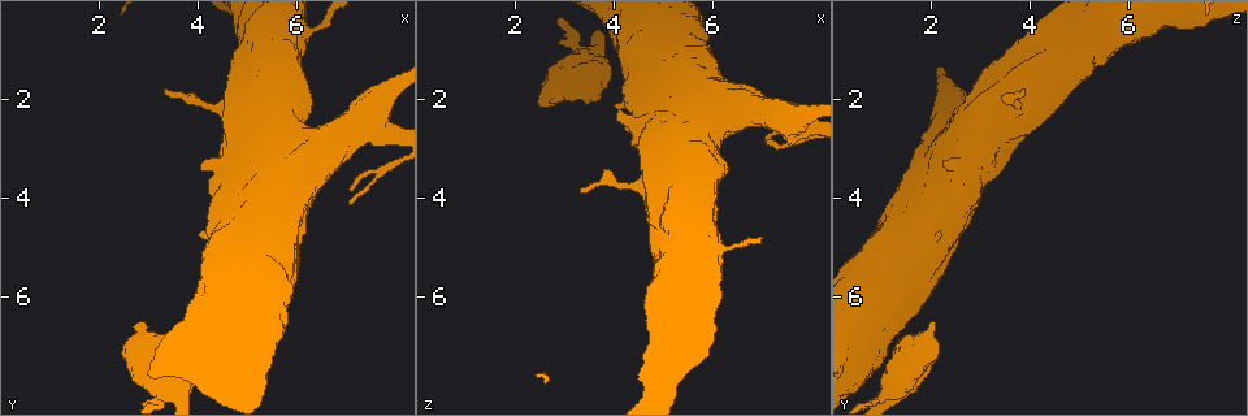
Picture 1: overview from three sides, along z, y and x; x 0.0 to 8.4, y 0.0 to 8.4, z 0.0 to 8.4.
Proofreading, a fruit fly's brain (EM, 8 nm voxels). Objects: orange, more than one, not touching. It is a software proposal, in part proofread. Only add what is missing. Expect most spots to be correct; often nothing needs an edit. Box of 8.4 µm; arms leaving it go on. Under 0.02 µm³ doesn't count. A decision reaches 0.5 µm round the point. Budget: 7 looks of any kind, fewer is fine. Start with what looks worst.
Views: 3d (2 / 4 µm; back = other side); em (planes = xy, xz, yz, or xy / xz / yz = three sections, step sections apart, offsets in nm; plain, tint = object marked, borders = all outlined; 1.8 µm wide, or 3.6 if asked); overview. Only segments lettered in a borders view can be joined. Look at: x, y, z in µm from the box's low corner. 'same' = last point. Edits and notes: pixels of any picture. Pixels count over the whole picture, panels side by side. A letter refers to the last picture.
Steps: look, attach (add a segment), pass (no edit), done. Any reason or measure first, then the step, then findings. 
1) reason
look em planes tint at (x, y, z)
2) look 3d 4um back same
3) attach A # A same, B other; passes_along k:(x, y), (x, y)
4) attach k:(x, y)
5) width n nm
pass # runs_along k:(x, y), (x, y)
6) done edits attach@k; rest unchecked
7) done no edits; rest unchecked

look 3d 2um at (3.35, 1.75, 3.85)

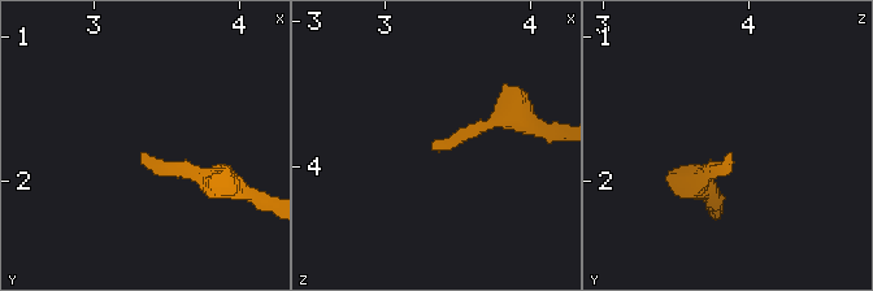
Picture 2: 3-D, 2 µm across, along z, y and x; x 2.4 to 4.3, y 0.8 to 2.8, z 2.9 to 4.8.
look em planes borders at (3.34, 1.82, 3.86)

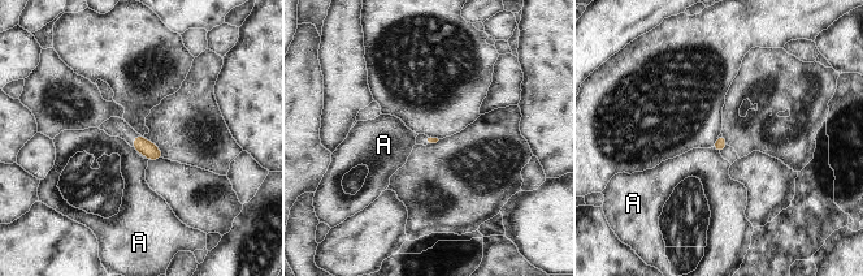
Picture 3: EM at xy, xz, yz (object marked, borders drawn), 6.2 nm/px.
longest_contact A 60 nm
pass # A other; border 3:(712, 147), (719, 152); no lettered segment goes on from it

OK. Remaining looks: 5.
thin end
look em planes plain at (7.15, 3.85, 2.90)

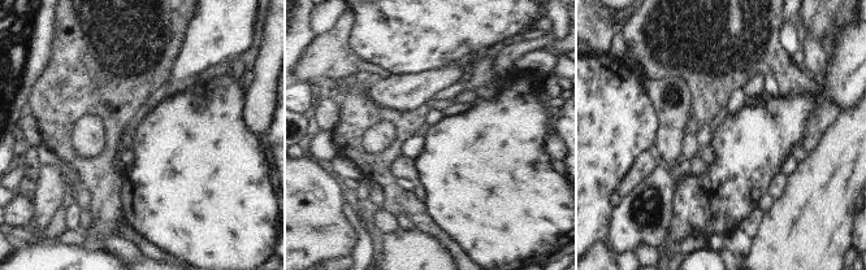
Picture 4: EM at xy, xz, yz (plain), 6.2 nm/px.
where the object lies
look em planes tint same

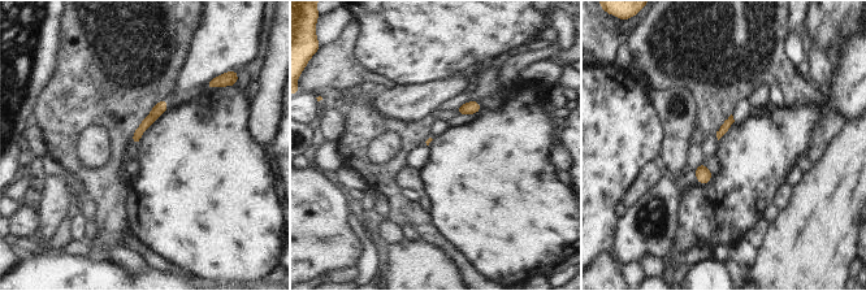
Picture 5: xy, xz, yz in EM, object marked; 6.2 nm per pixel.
look em planes borders same

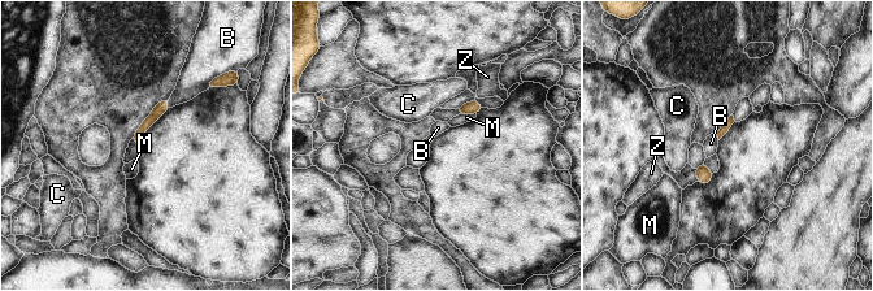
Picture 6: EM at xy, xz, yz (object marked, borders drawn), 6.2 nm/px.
pass # B other, C other, M other, Z other; no lettered segment goes on from it

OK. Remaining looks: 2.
an open end
look 3d 4um at (2.50, 7.10, 2.10)

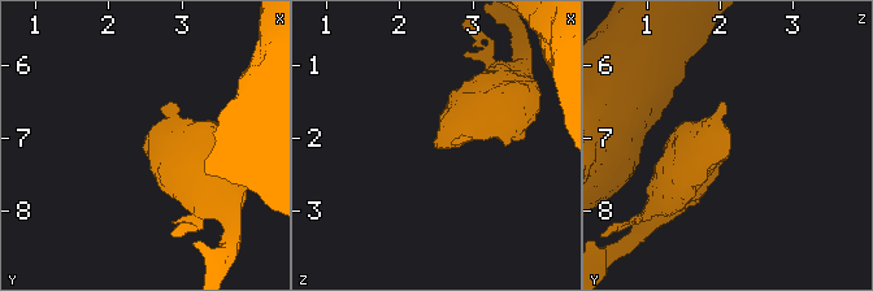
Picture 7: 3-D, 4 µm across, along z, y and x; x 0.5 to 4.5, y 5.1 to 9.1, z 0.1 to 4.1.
now the EM
look em 3.6um planes borders at (2.50, 7.10, 2.15)

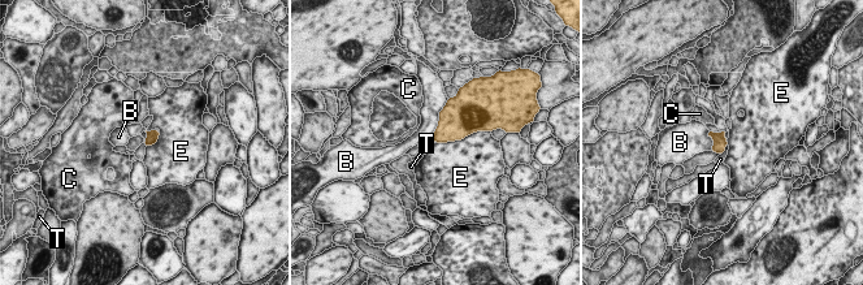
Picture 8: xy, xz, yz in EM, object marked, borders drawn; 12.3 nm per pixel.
pass # B other, C other, E other, T other; border 8:(727, 143), (720, 155); none of them fits

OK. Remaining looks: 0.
done no edits; rest unchecked

